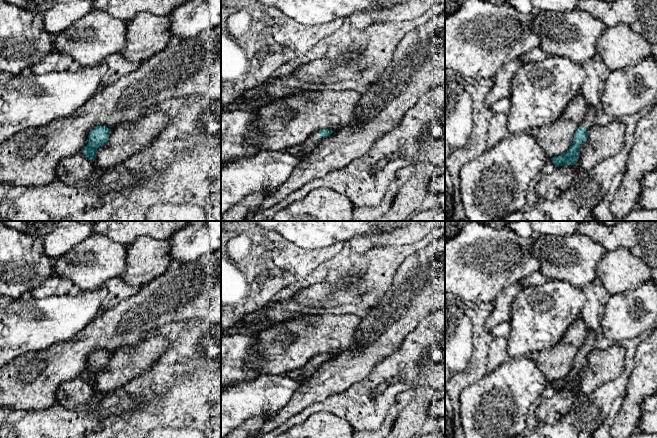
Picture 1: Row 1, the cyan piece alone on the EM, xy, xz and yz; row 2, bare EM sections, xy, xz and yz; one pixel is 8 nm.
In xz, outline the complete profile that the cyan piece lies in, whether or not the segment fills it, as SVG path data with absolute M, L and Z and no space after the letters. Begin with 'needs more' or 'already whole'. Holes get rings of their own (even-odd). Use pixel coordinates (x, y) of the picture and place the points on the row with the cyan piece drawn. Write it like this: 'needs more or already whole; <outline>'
needs more; M329 129L316 131L311 134L303 143L286 150L285 153L302 158L311 153L319 143L321 143L332 133L333 131Z

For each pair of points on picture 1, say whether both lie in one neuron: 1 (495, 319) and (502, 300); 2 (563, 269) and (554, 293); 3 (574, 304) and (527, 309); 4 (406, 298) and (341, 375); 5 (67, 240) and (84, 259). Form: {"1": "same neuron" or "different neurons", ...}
{"1": "same neuron", "2": "different neurons", "3": "same neuron", "4": "same neuron", "5": "different neurons"}

